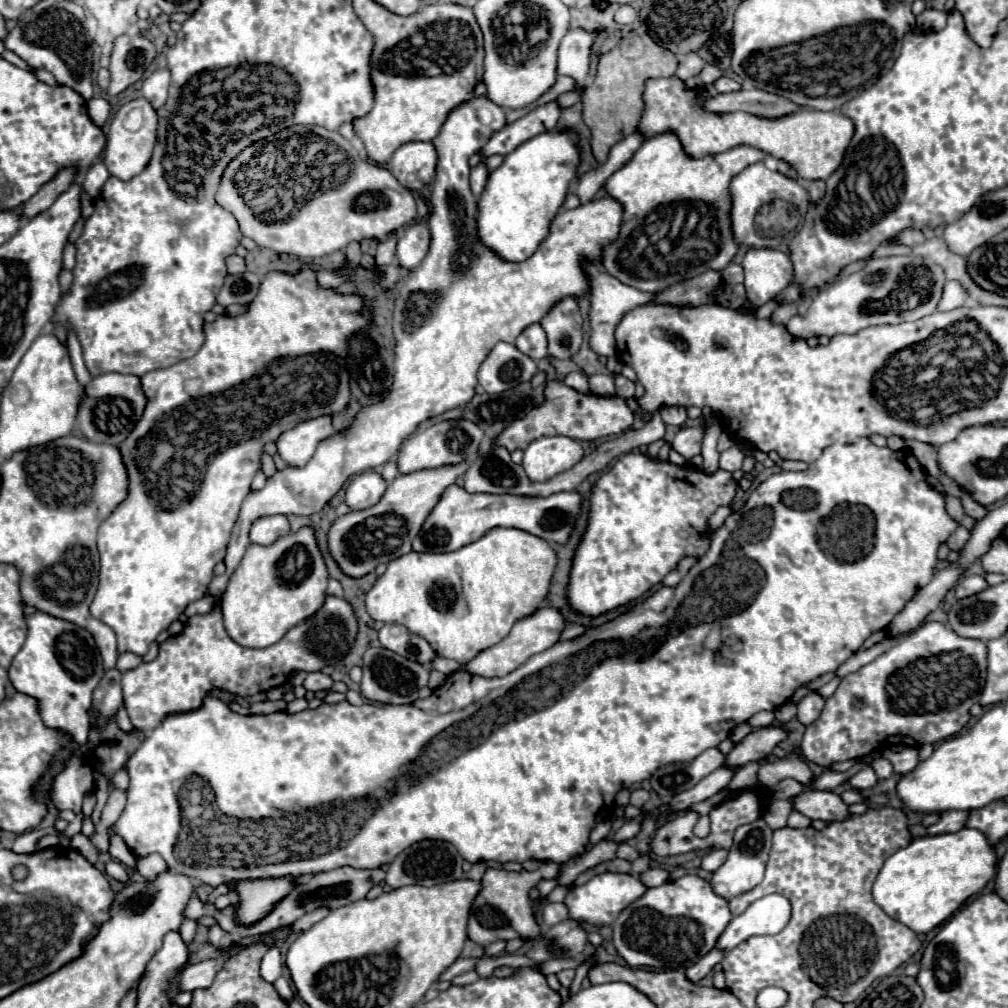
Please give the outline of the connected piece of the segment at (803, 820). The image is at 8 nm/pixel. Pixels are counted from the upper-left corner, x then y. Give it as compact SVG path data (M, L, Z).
M793 810L789 820L787 820L787 826L791 826L791 828L807 828L807 826L811 826L811 820L807 816L803 816L801 812Z

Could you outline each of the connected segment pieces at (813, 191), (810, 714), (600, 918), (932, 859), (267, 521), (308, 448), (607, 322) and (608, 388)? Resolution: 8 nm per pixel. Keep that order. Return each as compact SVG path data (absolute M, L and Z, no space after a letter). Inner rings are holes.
M815 180L815 182L811 182L809 184L809 196L811 196L811 202L815 202L815 204L819 204L819 200L823 198L823 192L827 190L827 186L825 186L825 182L823 180Z
M809 694L797 704L797 718L801 724L809 726L819 718L819 712L823 710L825 700L819 694Z
M605 872L605 874L599 874L599 876L591 878L583 886L573 886L571 892L565 898L565 904L569 908L569 918L603 926L603 924L611 924L619 916L619 912L623 908L627 908L631 902L635 902L639 896L643 896L645 890L647 890L647 886L631 874Z
M975 828L953 834L915 838L907 848L889 856L873 884L875 902L913 932L929 932L957 912L967 898L981 892L993 878L997 854L993 844Z
M265 516L253 522L251 542L255 544L273 544L277 538L289 534L289 522L285 516Z
M331 416L301 422L295 428L283 432L281 438L277 440L279 456L287 466L301 468L303 464L307 464L307 460L311 460L319 442L329 438L331 434L333 434Z
M587 266L587 272L589 272L589 280L591 280L591 296L589 296L589 302L591 302L591 348L595 354L601 354L601 356L615 356L615 338L613 338L613 330L617 326L617 322L621 320L621 316L627 312L627 310L633 310L635 306L645 304L654 298L654 294L647 292L639 292L635 288L627 288L627 284L615 280L615 276L599 270L597 266Z
M594 374L589 377L589 388L593 394L611 396L615 392L614 379L610 375Z

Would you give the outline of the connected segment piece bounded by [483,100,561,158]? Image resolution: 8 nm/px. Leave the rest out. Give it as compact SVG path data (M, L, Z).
M555 100L537 106L527 116L511 124L505 124L499 132L495 132L495 136L491 136L491 140L483 146L483 156L489 158L493 154L501 154L501 156L511 154L519 144L527 142L529 138L553 130L557 126L559 116L561 116L561 106Z

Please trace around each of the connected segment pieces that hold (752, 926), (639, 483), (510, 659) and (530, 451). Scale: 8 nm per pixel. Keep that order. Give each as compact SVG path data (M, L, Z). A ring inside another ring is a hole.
M769 894L753 902L743 914L735 916L717 940L717 948L733 950L737 944L757 934L777 934L791 918L791 904L785 896Z
M623 454L615 466L607 472L601 474L601 478L597 480L595 488L593 488L593 494L591 494L591 518L589 518L589 526L587 526L587 532L583 536L583 542L579 544L577 552L575 552L575 560L573 560L573 570L571 570L571 580L569 580L569 602L575 610L579 610L581 614L587 614L587 616L599 616L607 610L613 610L621 604L627 604L639 596L643 596L645 592L649 592L653 586L661 584L663 578L677 566L677 562L683 558L683 556L701 556L707 546L709 546L709 534L705 530L705 524L707 524L707 518L719 508L719 506L725 506L733 500L735 496L735 488L737 484L731 480L731 474L725 472L725 470L719 470L717 474L713 476L705 476L703 472L695 470L695 468L689 468L689 466L673 466L673 464L661 464L657 460L649 460L645 454Z
M541 606L535 614L515 622L515 626L511 628L511 632L505 640L479 652L469 664L465 664L465 670L479 674L479 676L505 676L505 674L513 672L515 668L523 666L533 654L539 654L539 652L551 648L553 644L557 644L561 640L561 632L565 626L567 626L567 620L561 610L551 608L551 606Z
M545 436L529 444L523 454L523 468L535 482L547 482L573 468L583 458L583 446L567 436Z

